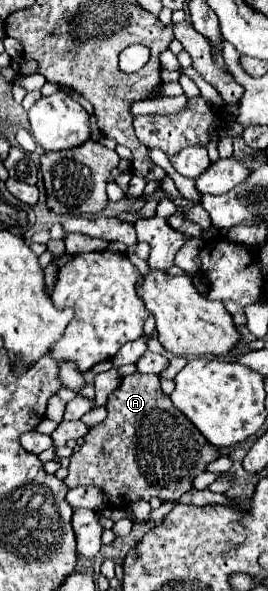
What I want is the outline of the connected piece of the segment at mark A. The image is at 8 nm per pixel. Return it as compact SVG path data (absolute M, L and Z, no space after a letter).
M135 372L121 378L119 388L107 400L107 412L107 418L85 434L85 444L73 452L69 476L63 482L69 490L77 486L97 486L109 504L113 504L113 508L127 508L133 502L151 498L177 500L193 488L193 478L205 472L207 464L221 456L221 450L207 442L203 434L193 426L193 422L173 406L167 394L163 394L159 376L155 374Z

